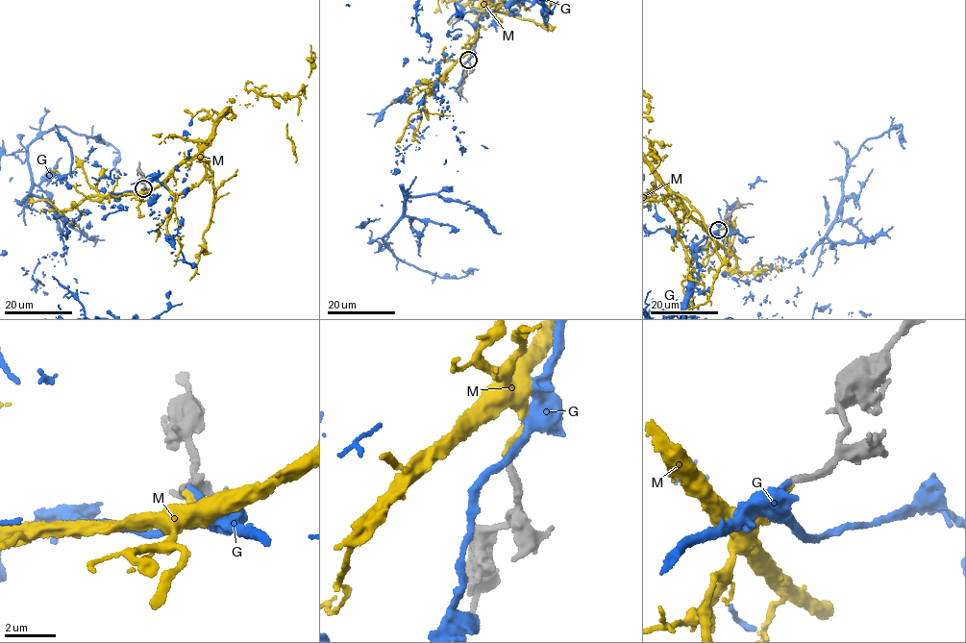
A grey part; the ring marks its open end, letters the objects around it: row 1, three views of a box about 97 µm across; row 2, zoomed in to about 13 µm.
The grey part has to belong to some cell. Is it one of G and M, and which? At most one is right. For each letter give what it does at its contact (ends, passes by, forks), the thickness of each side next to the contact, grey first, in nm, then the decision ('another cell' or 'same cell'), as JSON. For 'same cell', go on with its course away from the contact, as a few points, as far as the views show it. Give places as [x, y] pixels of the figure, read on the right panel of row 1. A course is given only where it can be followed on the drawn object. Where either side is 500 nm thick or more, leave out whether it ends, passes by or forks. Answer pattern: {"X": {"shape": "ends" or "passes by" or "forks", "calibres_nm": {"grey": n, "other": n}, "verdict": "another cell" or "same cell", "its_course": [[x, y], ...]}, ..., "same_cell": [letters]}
{"G": {"shape": "ends", "calibres_nm": {"grey": 280, "other": 260}, "verdict": "same cell"}, "M": {"shape": "ends", "calibres_nm": {"grey": 280, "other": 260}, "verdict": "another cell"}, "same_cell": ["G"]}

